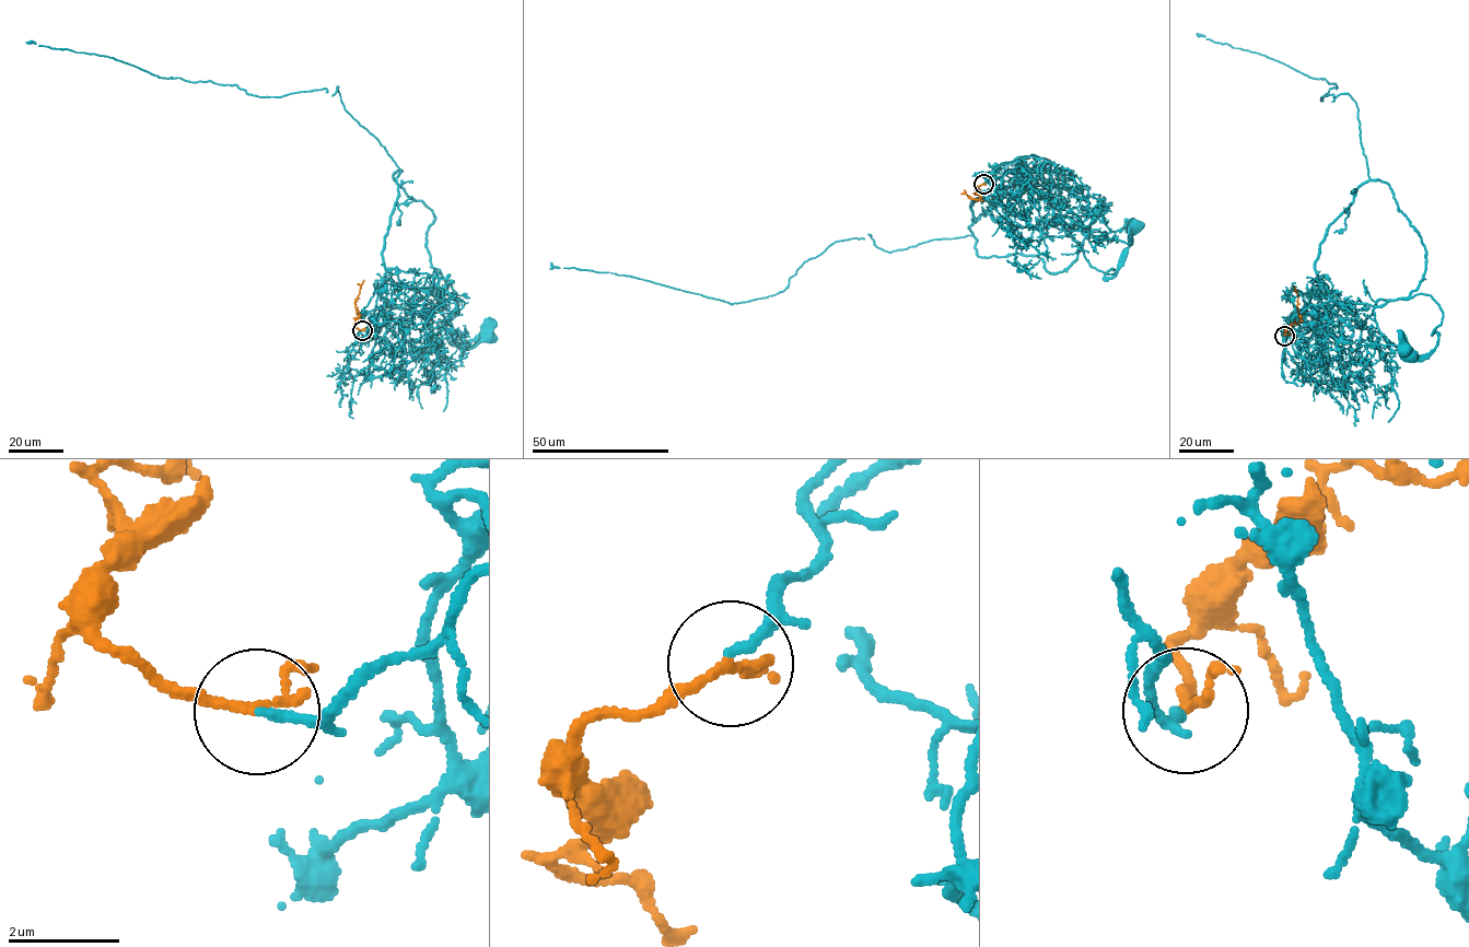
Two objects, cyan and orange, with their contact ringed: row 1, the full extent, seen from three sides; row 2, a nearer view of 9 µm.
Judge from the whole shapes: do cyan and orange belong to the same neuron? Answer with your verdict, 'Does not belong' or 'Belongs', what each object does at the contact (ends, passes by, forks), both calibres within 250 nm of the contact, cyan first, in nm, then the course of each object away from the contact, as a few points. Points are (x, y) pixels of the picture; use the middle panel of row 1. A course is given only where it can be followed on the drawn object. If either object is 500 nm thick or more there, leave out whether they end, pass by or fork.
Belongs. At the ring cyan ends. At the ring orange passes by. Thickness 170 nm (cyan) against 150 nm. Course of cyan: (983, 184), (998, 166), (1035, 155), (1049, 160), (1049, 201), (1091, 265), (1115, 270), (1108, 278), (1134, 226). Course of orange: (983, 184), (975, 188), (980, 197), (976, 200), (968, 198), (964, 189)

